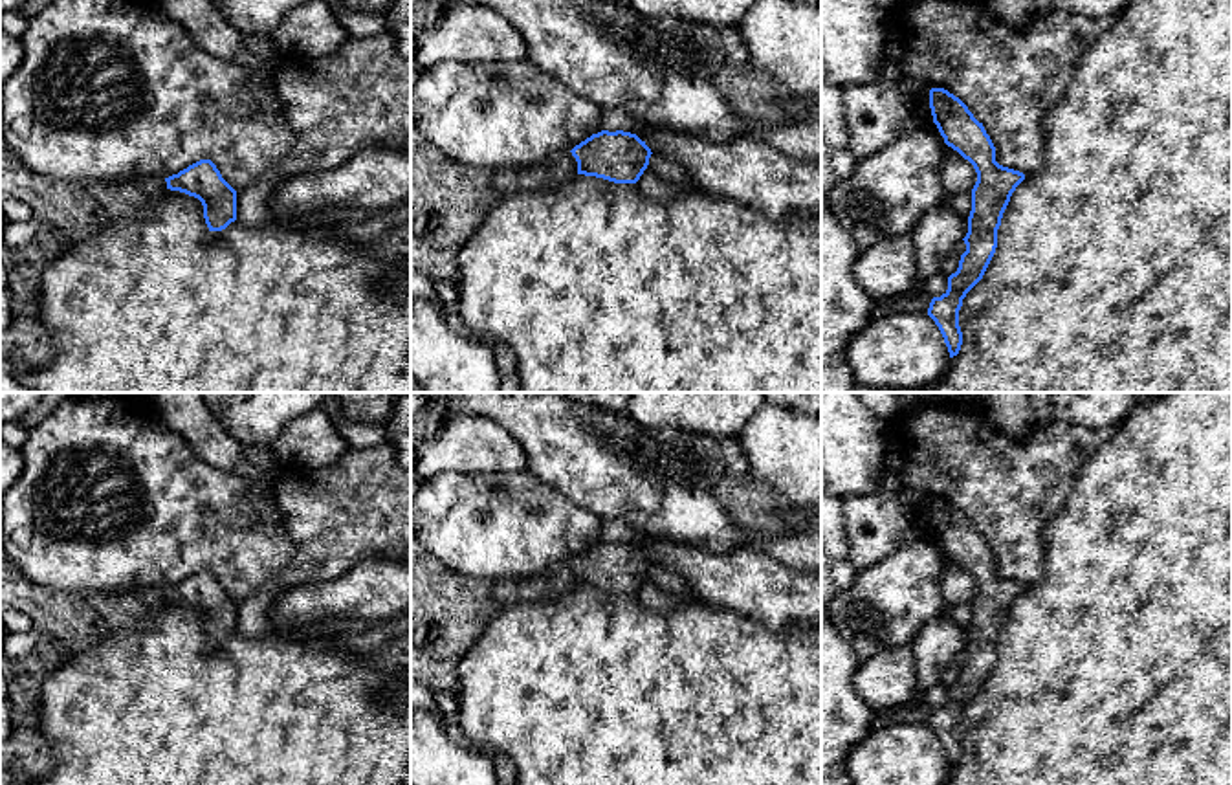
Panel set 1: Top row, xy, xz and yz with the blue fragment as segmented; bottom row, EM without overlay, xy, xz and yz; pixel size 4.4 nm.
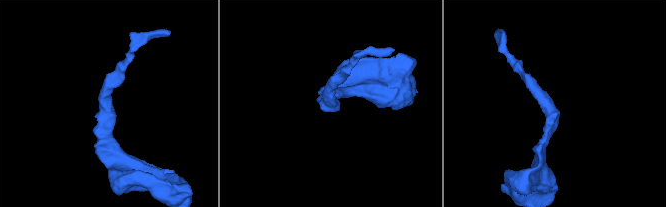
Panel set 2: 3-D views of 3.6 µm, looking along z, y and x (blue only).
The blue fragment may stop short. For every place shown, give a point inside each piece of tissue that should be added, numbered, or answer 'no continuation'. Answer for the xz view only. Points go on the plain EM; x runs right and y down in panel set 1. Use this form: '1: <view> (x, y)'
1: xz (550, 585)

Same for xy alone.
1: xy (129, 611)

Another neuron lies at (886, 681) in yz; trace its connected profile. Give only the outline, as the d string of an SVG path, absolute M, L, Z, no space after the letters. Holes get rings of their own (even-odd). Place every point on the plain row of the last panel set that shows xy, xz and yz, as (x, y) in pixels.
M911 646L886 647L860 662L854 673L854 688L873 712L918 704Z

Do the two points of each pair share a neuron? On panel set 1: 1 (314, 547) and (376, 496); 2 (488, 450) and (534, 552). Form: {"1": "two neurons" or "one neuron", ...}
{"1": "one neuron", "2": "two neurons"}

